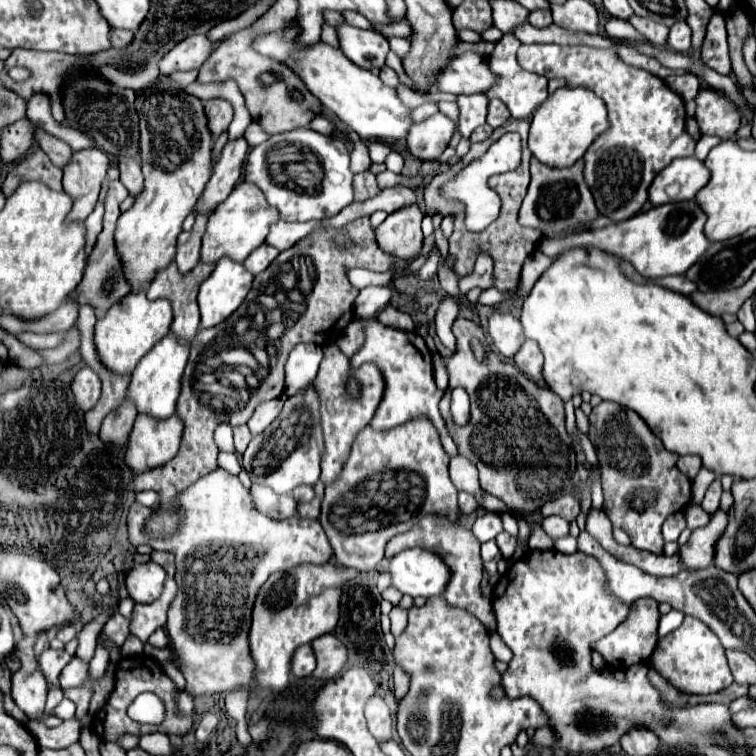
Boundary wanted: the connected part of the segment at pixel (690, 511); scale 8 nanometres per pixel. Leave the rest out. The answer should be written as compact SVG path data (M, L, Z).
M689 505L685 509L685 521L687 521L687 529L697 529L697 527L705 527L709 523L709 515L703 511L701 505Z

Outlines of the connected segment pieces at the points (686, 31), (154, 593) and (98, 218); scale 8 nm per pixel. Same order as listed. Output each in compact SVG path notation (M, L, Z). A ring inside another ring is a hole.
M677 21L669 29L667 49L677 51L677 53L687 53L691 49L691 29L689 29L689 25L685 21Z
M153 561L133 567L127 573L125 585L135 603L151 603L159 599L163 585L165 585L165 569Z
M97 201L93 213L85 219L85 223L87 223L87 255L89 255L95 245L97 235L101 233L101 227L103 227L103 201Z

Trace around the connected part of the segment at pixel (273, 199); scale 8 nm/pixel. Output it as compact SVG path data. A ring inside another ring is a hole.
M299 127L293 131L285 131L279 135L273 135L269 141L257 145L251 149L247 163L245 163L245 179L255 183L267 197L269 205L275 207L281 213L283 221L309 221L309 219L321 219L331 217L339 213L343 207L353 203L353 171L349 169L351 157L344 142L335 137L321 135L317 131L311 131L307 127ZM273 151L303 151L303 165L305 165L305 179L303 181L291 181L289 177L273 177L269 169L269 153Z

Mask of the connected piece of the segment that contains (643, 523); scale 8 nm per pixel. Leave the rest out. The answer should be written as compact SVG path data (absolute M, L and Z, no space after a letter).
M601 401L593 407L589 421L589 439L603 469L603 511L615 529L623 529L631 537L633 547L663 553L663 521L691 501L691 479L675 467L679 455L667 451L635 411L613 401Z

